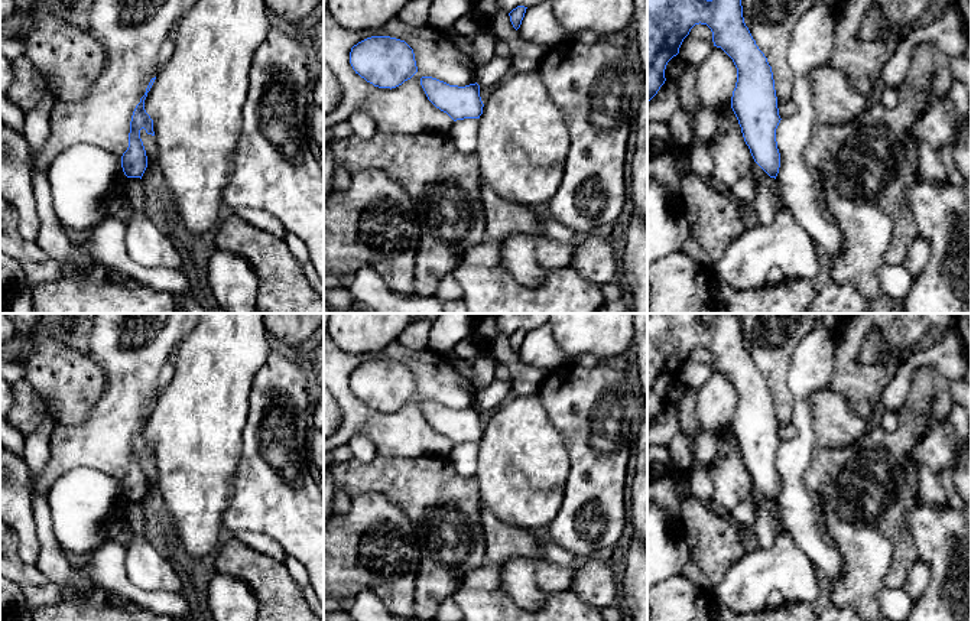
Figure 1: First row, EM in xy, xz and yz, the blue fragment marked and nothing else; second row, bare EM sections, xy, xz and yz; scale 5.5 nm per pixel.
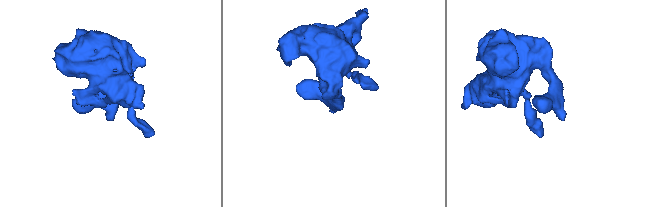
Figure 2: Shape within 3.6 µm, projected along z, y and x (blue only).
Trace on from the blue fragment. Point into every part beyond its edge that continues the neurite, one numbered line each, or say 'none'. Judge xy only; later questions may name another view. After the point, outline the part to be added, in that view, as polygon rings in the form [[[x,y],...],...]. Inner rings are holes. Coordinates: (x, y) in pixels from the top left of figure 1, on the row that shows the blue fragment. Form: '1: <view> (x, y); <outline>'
none

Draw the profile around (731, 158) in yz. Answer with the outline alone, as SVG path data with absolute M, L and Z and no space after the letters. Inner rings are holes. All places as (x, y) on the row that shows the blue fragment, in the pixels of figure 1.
M731 103L720 111L720 126L709 142L714 165L712 176L722 185L731 188L743 178L753 178L753 156L744 142Z

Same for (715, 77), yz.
M714 46L709 56L696 66L696 94L702 107L722 110L731 103L737 82L737 68L733 59Z

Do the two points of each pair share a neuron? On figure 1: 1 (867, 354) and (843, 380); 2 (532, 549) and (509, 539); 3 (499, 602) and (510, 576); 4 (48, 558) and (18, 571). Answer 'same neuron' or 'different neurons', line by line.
1: different neurons
2: same neuron
3: different neurons
4: different neurons

